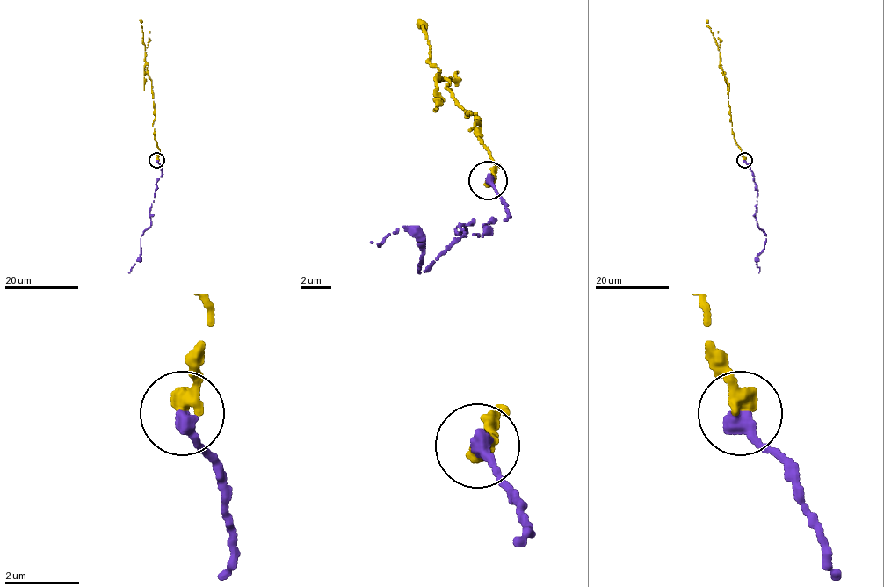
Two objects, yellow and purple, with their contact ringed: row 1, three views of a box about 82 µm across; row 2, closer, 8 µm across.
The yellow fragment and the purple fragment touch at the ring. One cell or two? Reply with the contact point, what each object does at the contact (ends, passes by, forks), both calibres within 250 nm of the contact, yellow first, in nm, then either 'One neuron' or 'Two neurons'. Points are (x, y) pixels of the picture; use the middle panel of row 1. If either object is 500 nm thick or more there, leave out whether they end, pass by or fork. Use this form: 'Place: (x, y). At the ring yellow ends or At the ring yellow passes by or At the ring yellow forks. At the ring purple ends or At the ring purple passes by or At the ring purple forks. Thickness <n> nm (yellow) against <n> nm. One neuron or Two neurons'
Place: (488, 180). At the ring yellow ends. At the ring purple ends. Thickness 440 nm (yellow) against 400 nm. One neuron

